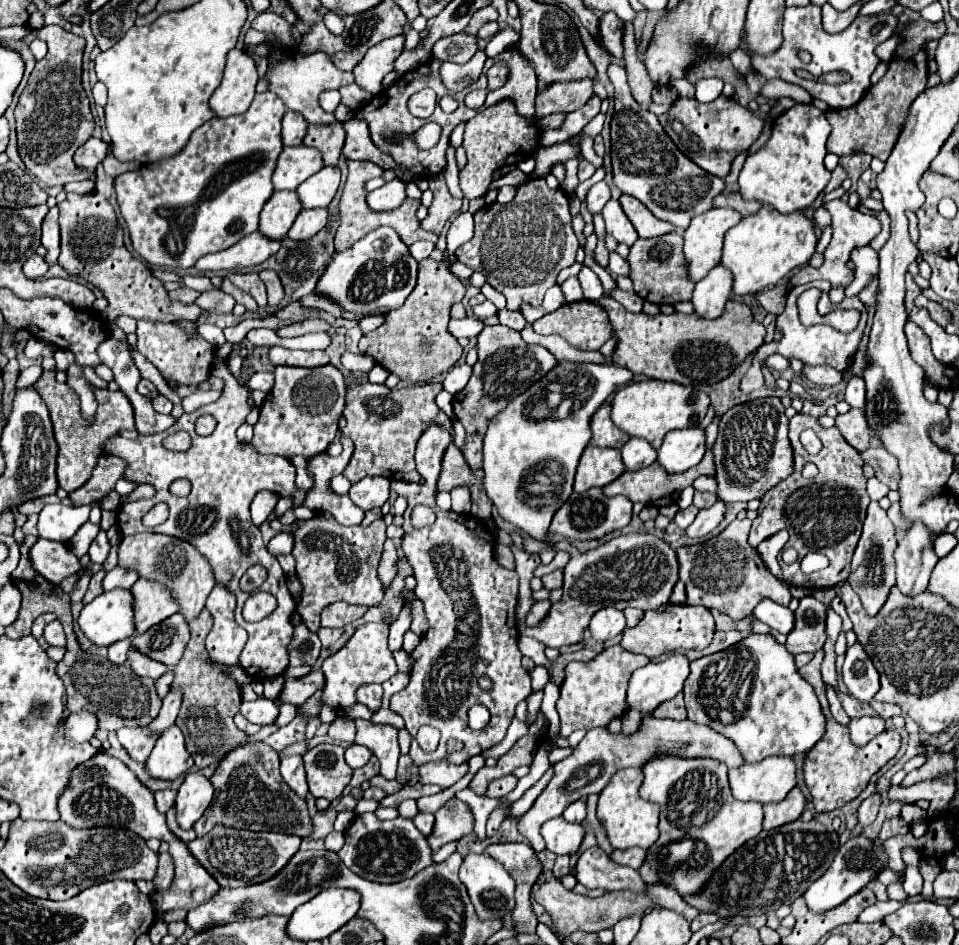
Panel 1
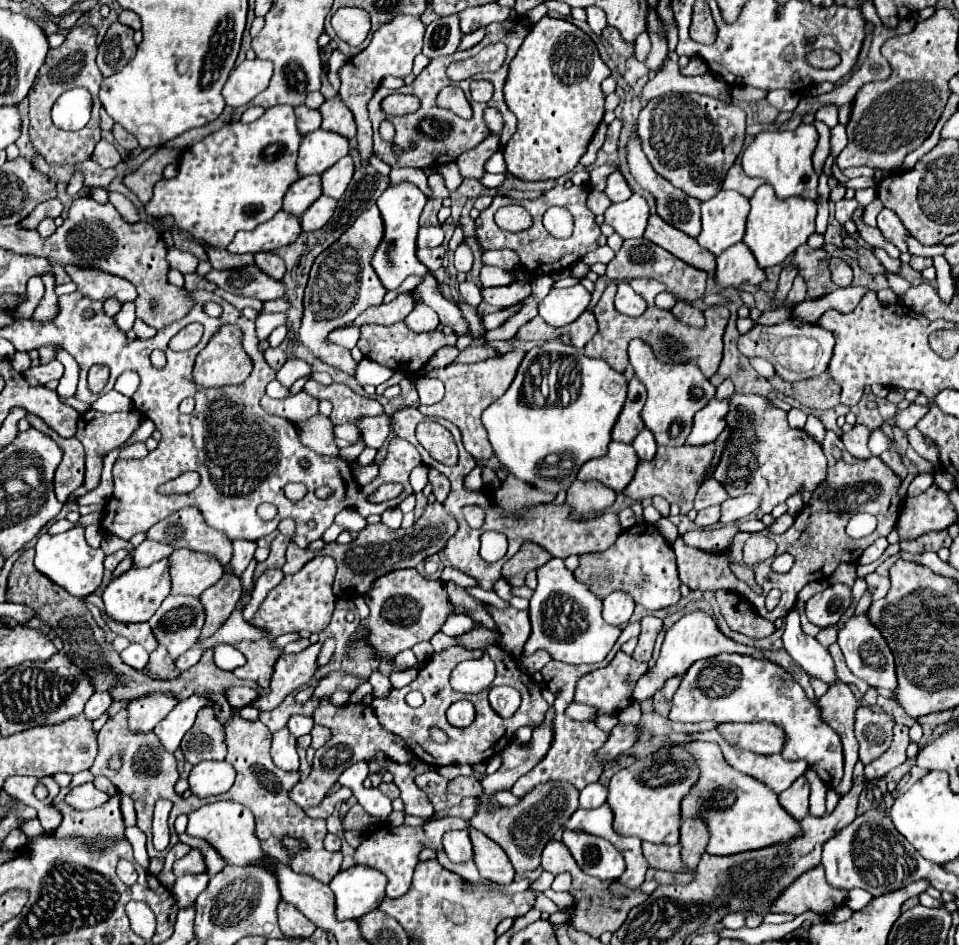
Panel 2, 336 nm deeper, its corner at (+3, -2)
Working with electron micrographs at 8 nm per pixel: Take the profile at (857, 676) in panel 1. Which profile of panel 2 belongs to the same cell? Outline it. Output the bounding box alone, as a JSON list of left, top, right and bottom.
[837,615,897,689]

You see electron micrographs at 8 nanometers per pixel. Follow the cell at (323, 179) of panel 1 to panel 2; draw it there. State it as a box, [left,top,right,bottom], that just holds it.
[321,157,353,199]

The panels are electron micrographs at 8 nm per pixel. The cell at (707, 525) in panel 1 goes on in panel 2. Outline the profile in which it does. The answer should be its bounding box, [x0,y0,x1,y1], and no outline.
[719,495,759,525]

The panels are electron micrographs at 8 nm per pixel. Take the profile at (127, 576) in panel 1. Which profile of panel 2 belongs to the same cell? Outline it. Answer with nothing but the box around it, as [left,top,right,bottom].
[133,539,173,567]

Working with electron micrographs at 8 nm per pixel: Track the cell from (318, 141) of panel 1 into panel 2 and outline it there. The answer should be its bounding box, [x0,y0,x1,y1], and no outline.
[319,97,355,139]

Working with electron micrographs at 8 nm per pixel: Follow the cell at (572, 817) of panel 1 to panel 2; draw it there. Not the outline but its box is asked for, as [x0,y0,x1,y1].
[579,783,607,809]

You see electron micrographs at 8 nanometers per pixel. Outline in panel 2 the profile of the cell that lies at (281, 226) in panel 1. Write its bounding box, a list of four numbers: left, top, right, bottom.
[283,175,321,217]

